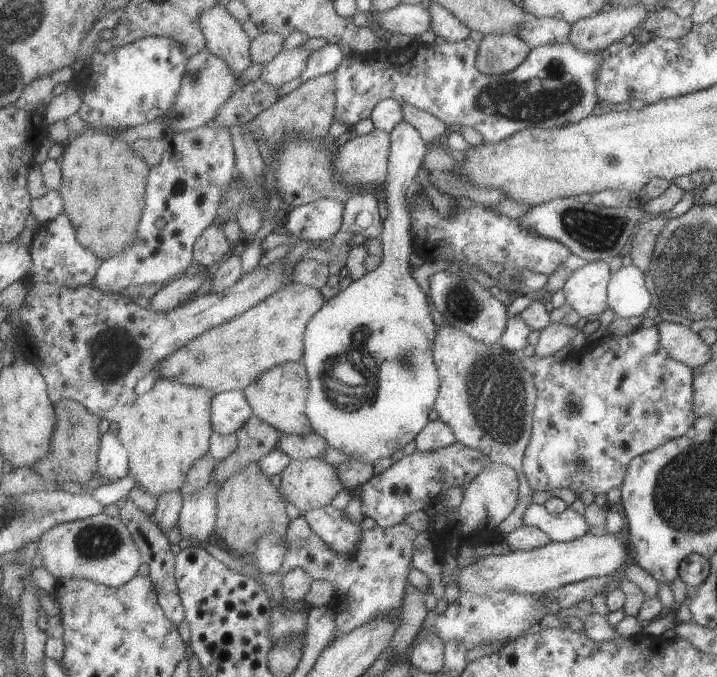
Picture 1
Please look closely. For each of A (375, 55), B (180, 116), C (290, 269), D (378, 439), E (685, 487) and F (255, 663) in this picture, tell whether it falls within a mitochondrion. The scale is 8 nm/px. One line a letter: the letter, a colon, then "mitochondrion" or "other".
A: other
B: mitochondrion
C: other
D: other
E: mitochondrion
F: other

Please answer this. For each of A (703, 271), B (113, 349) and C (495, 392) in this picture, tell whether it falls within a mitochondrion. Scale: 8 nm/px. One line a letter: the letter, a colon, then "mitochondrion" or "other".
A: mitochondrion
B: mitochondrion
C: mitochondrion

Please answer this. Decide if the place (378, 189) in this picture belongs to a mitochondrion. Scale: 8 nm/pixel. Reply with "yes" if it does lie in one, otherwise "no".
no

